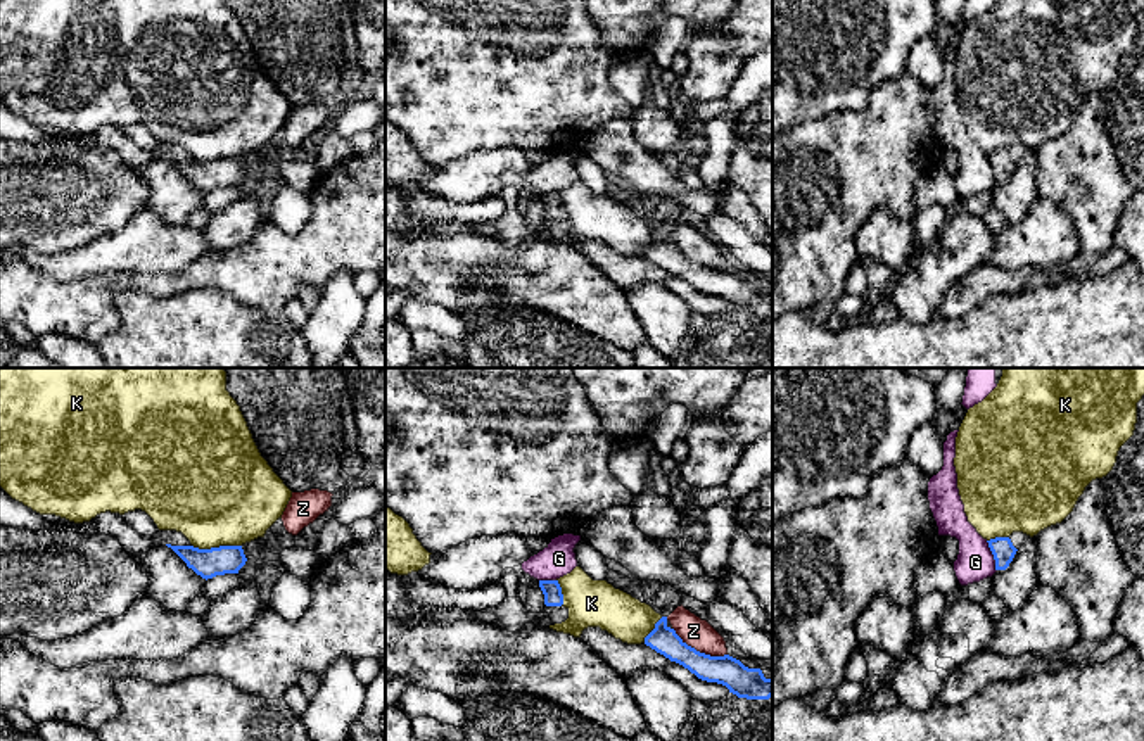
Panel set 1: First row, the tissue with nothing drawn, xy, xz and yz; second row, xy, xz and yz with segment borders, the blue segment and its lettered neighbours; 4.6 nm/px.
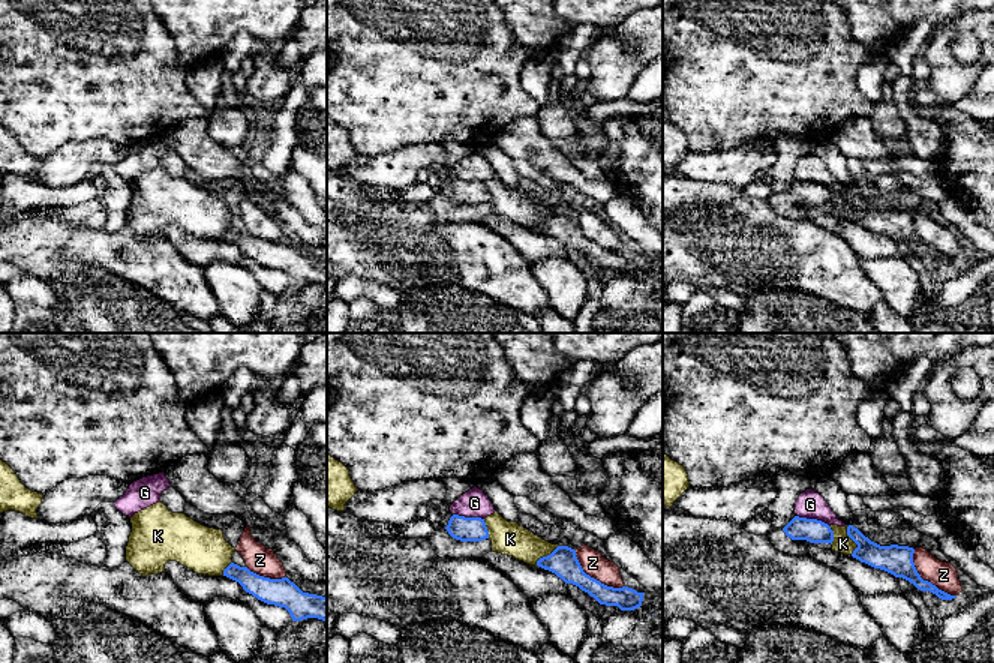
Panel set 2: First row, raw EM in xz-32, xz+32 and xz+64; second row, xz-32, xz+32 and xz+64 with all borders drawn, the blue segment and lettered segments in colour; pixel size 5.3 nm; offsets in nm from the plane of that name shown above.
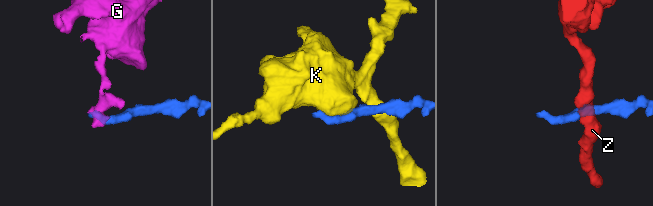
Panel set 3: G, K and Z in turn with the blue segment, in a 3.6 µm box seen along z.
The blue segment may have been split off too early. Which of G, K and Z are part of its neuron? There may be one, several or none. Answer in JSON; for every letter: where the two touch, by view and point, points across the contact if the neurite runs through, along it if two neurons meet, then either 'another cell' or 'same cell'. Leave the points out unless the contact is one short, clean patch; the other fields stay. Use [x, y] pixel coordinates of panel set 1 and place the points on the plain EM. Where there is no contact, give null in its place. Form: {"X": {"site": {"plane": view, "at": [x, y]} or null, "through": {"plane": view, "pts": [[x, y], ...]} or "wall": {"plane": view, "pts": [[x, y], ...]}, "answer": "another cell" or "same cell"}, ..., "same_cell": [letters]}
{"G": {"site": {"plane": "yz", "at": [994, 170]}, "wall": {"plane": "yz", "pts": [[985, 154], [996, 183]]}, "answer": "another cell"}, "K": {"site": {"plane": "xy", "at": [216, 161]}, "answer": "another cell"}, "Z": {"site": {"plane": "xz", "at": [699, 265]}, "wall": {"plane": "xz", "pts": [[673, 240], [697, 263], [711, 268], [726, 268]]}, "answer": "another cell"}, "same_cell": []}

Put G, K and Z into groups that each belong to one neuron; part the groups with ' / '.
G / K / Z

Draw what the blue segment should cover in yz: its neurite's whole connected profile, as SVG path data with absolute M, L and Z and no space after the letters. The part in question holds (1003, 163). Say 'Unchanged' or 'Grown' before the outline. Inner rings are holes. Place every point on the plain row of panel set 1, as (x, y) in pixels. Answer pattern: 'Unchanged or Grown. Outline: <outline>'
Grown. Outline: M1013 145L1009 150L995 150L987 154L995 173L995 183L1006 183L1016 164L1030 152L1023 145Z

